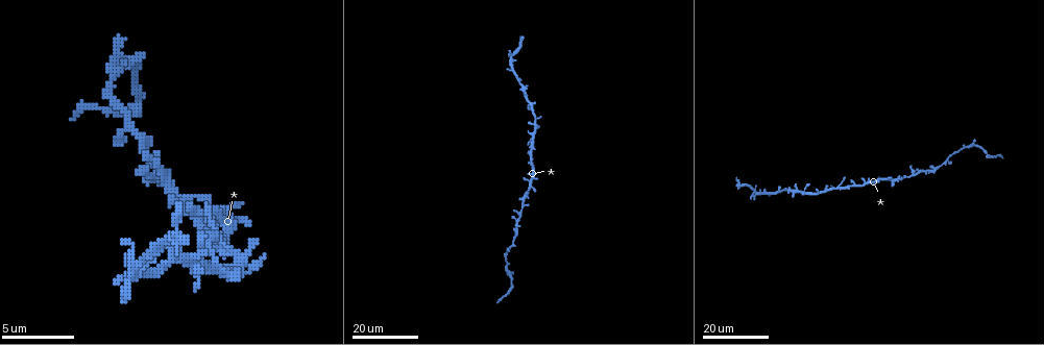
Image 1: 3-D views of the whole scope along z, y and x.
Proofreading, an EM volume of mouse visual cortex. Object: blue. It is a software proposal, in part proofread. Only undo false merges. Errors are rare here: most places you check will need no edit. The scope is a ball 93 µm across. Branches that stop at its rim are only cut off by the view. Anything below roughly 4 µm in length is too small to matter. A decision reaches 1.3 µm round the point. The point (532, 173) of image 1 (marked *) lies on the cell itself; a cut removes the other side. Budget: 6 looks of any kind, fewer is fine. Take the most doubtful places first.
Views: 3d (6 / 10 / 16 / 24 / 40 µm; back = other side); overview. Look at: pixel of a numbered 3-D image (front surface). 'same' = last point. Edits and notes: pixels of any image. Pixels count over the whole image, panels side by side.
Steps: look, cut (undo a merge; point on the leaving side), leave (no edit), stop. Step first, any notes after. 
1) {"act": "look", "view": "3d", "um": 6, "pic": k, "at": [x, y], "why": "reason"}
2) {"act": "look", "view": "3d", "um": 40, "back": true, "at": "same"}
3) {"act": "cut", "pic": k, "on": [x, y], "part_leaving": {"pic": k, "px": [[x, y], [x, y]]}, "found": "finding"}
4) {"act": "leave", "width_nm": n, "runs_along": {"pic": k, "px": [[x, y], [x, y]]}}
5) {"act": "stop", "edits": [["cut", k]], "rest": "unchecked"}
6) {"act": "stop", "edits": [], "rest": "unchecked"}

{"act": "look", "view": "3d", "um": 24, "pic": 1, "at": [216, 266]}

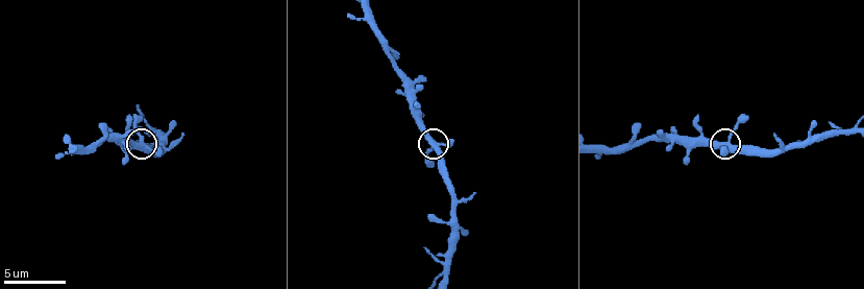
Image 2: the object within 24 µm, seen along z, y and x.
{"act": "look", "view": "3d", "um": 6, "pic": 2, "at": [141, 145]}

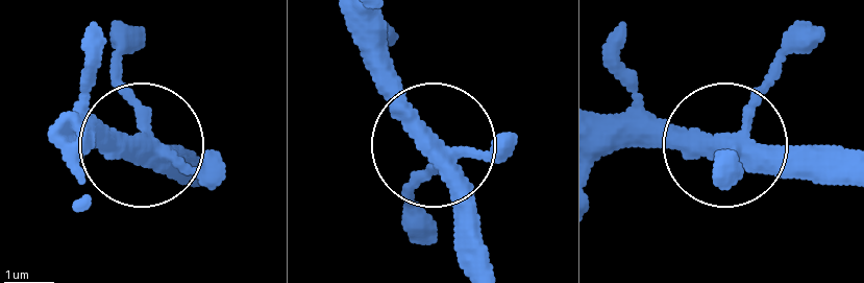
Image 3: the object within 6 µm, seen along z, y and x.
{"act": "leave", "width_nm": 350, "runs_along": {"pic": 3, "px": [[488, 269], [472, 182], [443, 152], [405, 228]]}, "found": "one cell here"}

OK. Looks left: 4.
{"act": "look", "view": "3d", "um": 24, "pic": 1, "at": [952, 156], "why": "thick turns thin"}

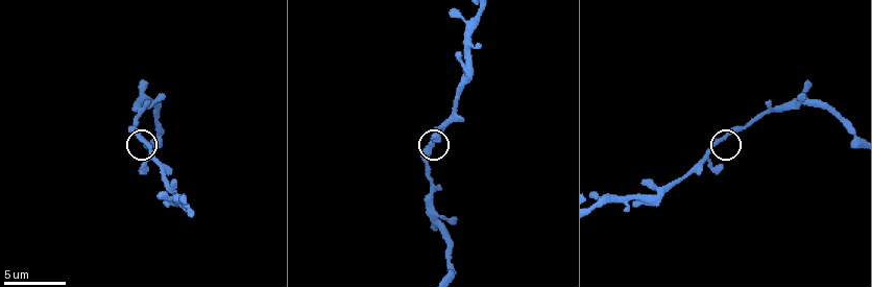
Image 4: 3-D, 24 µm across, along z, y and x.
{"act": "look", "view": "3d", "um": 6, "pic": 4, "at": [719, 141]}

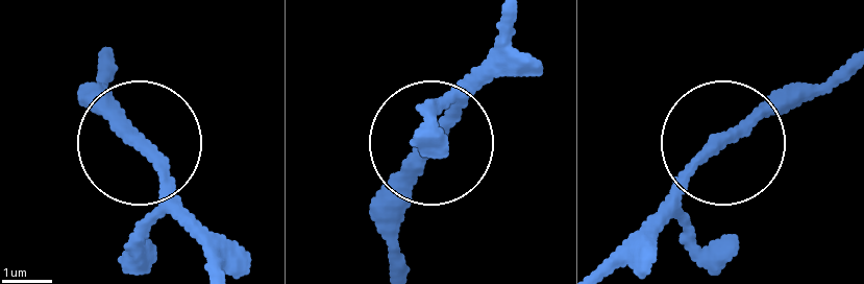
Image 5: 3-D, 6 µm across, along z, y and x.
{"act": "leave", "width_nm": 270, "runs_along": {"pic": 5, "px": [[512, 16], [508, 40], [379, 223]]}, "found": "continuous, no second cell"}

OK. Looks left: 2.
{"act": "look", "view": "3d", "um": 6, "pic": 4, "at": [469, 54], "why": "sudden change in width"}

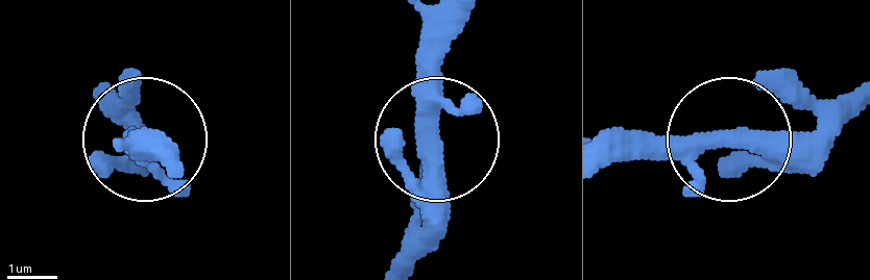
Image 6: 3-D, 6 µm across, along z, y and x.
{"act": "look", "view": "3d", "um": 6, "back": true, "pic": 6, "at": [430, 133]}

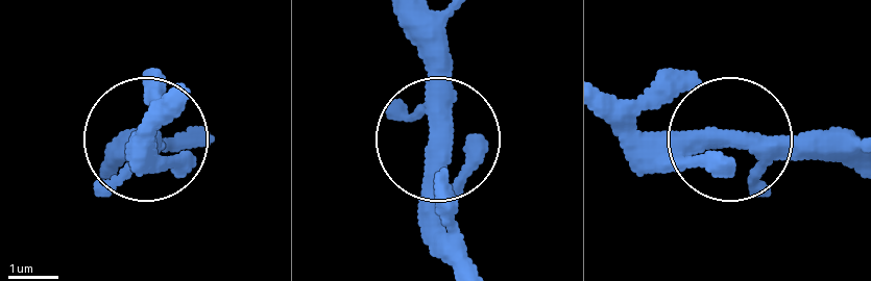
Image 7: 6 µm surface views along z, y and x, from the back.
{"act": "leave", "arms": 4, "runs_along": {"pic": 7, "px": [[114, 171], [150, 122]]}, "found": "one cell here"}

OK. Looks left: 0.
{"act": "stop", "edits": [], "rest": "unchecked"}

